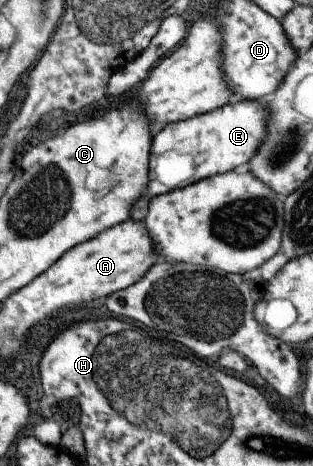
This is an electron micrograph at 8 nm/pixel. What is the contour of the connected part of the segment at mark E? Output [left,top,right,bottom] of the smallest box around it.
[129,99,268,221]

